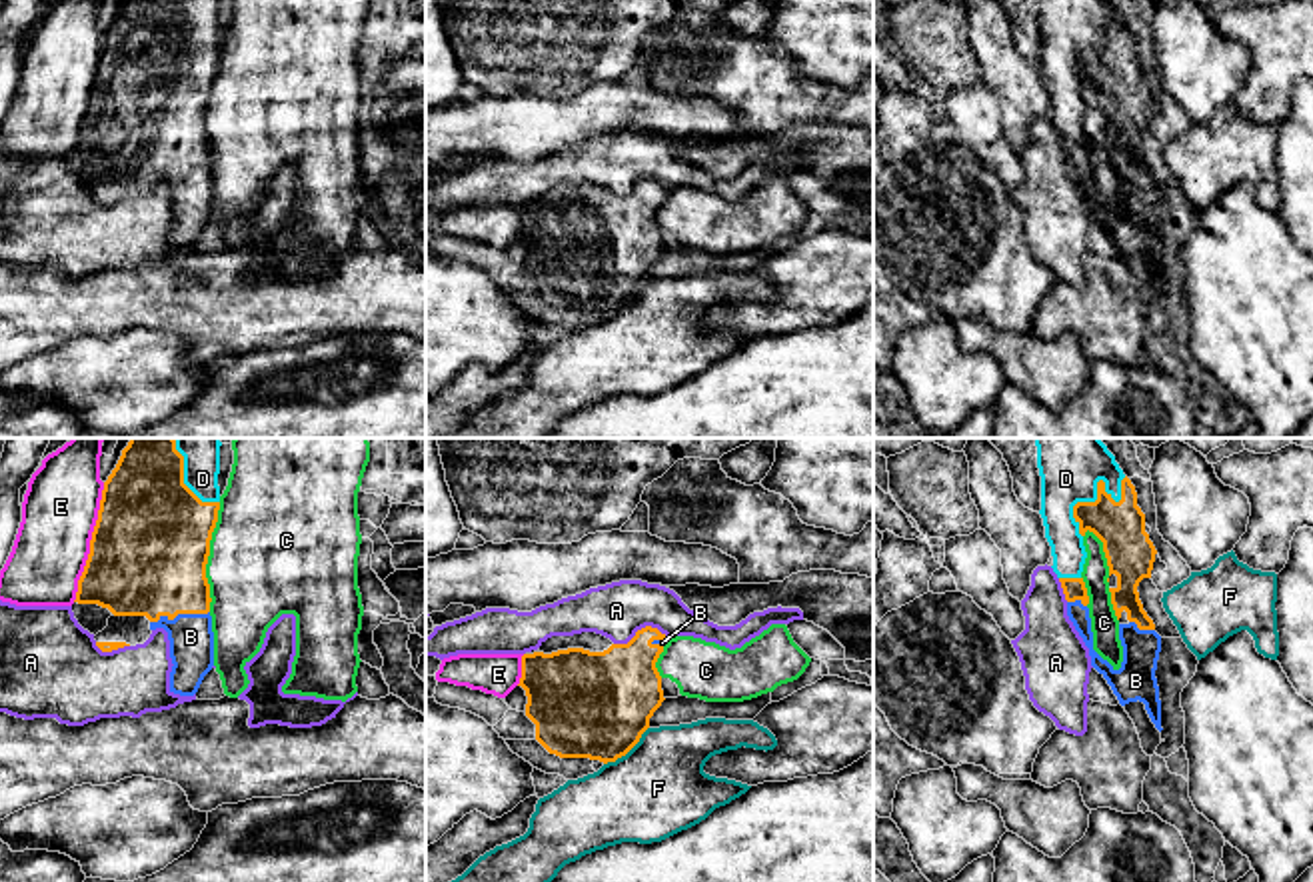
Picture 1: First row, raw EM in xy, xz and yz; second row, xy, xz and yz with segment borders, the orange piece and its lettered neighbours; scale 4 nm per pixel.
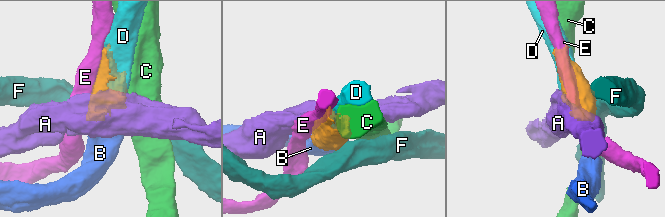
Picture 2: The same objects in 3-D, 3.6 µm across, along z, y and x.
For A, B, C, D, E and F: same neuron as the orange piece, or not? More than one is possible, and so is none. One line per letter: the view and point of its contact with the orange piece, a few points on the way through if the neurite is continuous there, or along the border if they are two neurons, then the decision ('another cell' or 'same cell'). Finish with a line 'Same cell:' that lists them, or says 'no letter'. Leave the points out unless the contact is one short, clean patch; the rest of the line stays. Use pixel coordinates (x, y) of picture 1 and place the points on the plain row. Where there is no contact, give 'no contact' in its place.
A: contact xz (642, 180); another cell
B: contact xy (178, 164); same cell
C: contact xy (208, 106); border xy (220, 54), (206, 116), (208, 162); another cell
D: contact yz (1098, 44); same cell
E: contact xy (90, 94); another cell
F: contact xz (628, 302); border xz (648, 278), (624, 306), (604, 316); another cell
Same cell: B, D

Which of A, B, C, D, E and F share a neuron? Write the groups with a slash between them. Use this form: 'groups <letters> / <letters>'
groups A / B D / C / E / F

